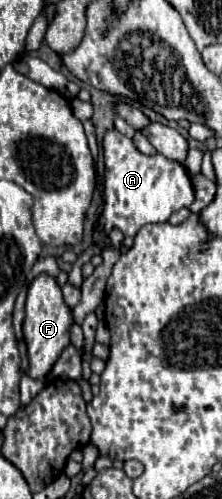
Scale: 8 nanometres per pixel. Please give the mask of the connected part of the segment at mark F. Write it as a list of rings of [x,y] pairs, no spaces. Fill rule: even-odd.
[[[41,273],[33,279],[29,291],[27,291],[27,319],[23,323],[23,333],[25,333],[25,343],[27,343],[27,353],[29,353],[29,371],[33,379],[45,377],[61,351],[71,343],[69,341],[69,327],[73,325],[73,313],[69,305],[63,299],[61,287],[55,277]]]

